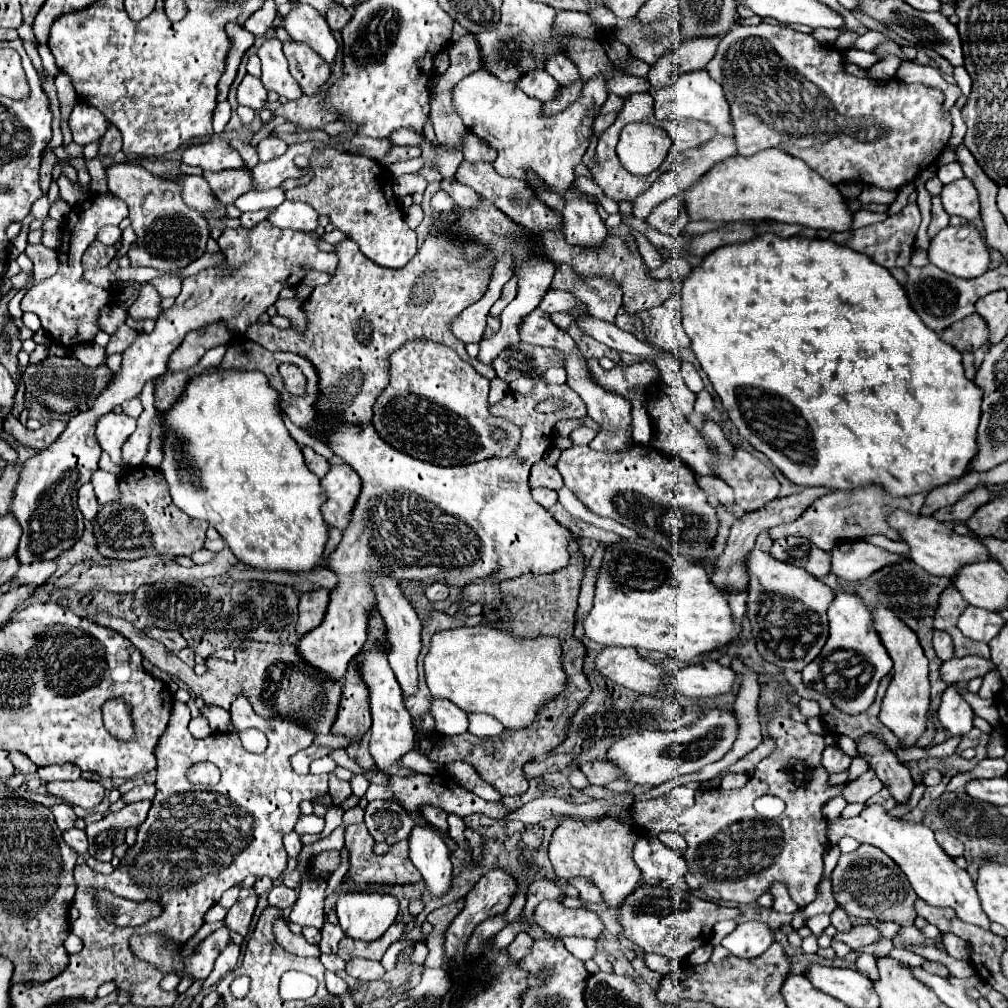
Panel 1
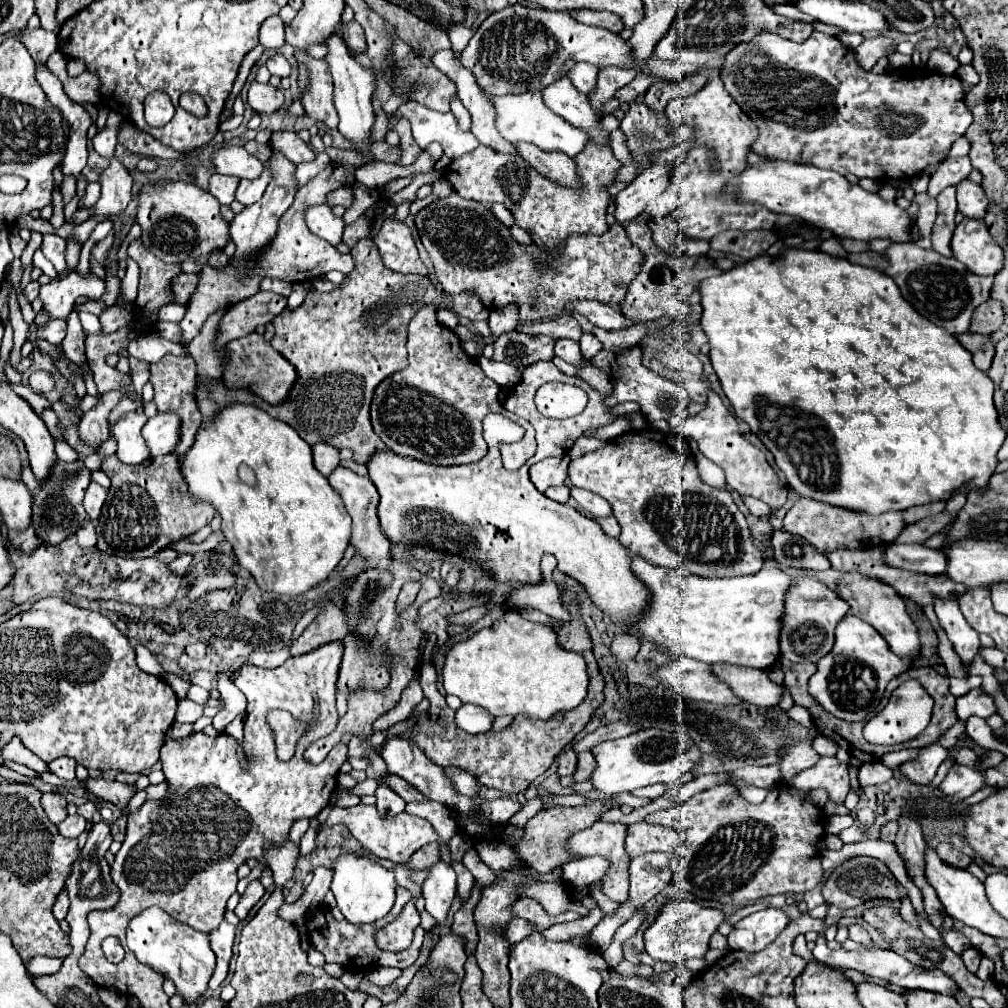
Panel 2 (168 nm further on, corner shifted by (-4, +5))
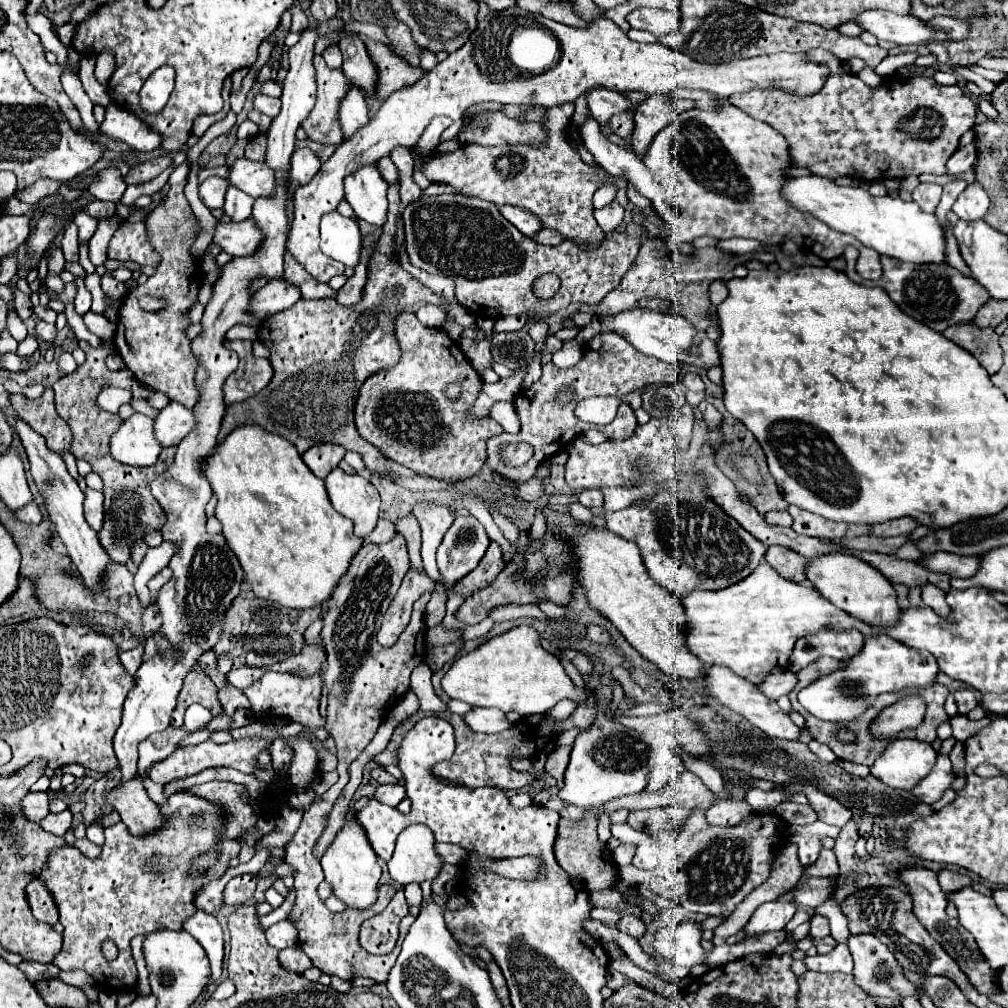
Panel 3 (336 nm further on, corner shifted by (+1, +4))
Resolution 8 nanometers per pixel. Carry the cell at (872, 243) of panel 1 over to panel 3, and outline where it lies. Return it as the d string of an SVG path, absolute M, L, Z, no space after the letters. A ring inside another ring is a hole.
M972 142L972 144L968 144L968 146L958 148L958 150L956 150L956 154L948 160L946 168L948 168L948 174L958 176L958 174L962 174L962 172L970 170L974 162L976 162L976 144Z

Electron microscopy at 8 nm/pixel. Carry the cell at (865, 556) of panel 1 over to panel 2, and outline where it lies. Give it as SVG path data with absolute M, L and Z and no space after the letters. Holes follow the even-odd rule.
M885 545L885 565L893 565L895 569L943 575L947 571L947 557L943 551L927 549L925 545Z

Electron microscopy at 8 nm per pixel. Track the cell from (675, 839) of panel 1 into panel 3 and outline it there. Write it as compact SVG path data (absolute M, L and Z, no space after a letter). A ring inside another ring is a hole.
M622 844L616 850L612 850L612 856L614 856L614 860L616 860L618 866L628 866L630 860L632 860L632 856L634 856L634 852L636 852L634 844Z

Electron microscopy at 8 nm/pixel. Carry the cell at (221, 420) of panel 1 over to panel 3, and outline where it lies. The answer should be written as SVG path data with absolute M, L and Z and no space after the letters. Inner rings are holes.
M240 426L216 446L206 462L204 474L218 496L216 518L222 522L222 534L240 560L256 598L272 600L294 610L308 610L332 596L340 578L348 572L352 558L360 550L362 538L356 538L352 520L332 508L324 480L310 472L292 442L278 434L268 434L258 426Z

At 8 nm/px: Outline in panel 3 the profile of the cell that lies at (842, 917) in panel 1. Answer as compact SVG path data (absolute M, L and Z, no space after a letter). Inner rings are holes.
M874 934L850 936L848 948L850 948L850 954L854 958L854 972L852 972L854 974L854 982L866 994L876 996L876 998L892 998L892 1000L898 1000L898 998L904 998L904 996L920 996L916 984L912 984L904 976L904 970L898 964L898 960L894 958L894 954Z

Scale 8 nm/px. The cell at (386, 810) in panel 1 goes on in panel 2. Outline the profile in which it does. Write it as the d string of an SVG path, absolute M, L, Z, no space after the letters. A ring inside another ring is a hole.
M379 785L375 797L377 797L377 811L383 817L395 817L397 813L405 811L405 801L387 785Z

